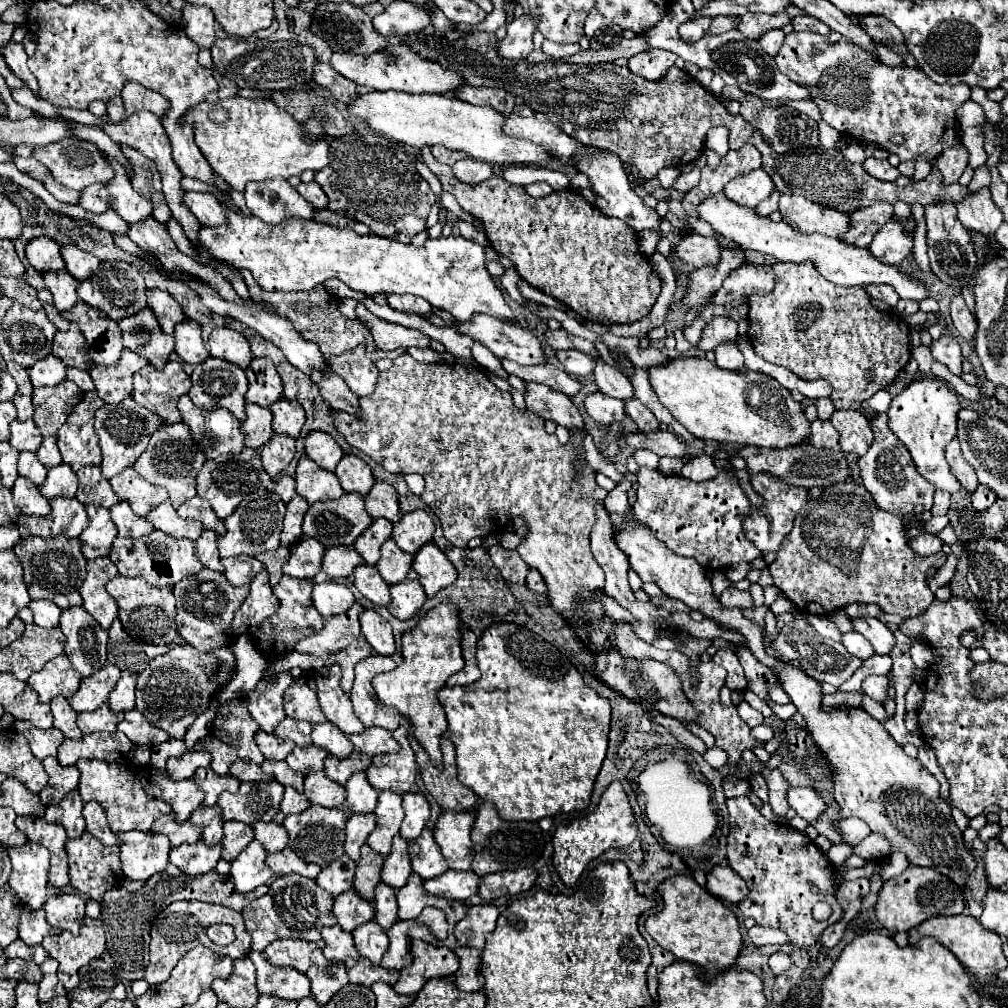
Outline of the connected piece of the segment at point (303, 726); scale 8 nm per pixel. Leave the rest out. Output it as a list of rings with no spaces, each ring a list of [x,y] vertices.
[[[286,717],[284,721],[280,721],[278,727],[276,727],[276,731],[274,731],[274,735],[282,737],[282,739],[294,741],[298,747],[312,745],[310,733],[312,733],[312,725],[310,723],[298,721],[298,719],[292,719],[292,717]]]

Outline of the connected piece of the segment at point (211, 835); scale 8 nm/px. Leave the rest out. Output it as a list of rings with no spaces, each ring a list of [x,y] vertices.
[[[198,807],[190,813],[190,823],[202,829],[202,841],[208,845],[218,845],[222,841],[222,813],[214,807]]]

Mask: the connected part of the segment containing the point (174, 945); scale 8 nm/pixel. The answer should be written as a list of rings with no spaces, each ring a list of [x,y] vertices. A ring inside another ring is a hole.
[[[176,901],[172,905],[168,905],[160,915],[158,919],[154,921],[152,925],[152,931],[150,931],[150,965],[146,967],[146,973],[144,973],[144,979],[150,983],[150,985],[158,985],[158,983],[164,983],[172,969],[176,967],[176,963],[190,951],[194,949],[196,945],[206,945],[210,947],[214,953],[218,955],[228,955],[230,959],[242,959],[250,953],[250,933],[246,931],[246,925],[244,925],[244,919],[238,911],[230,909],[230,907],[222,907],[222,905],[214,905],[214,903],[202,903],[202,901]],[[212,923],[230,923],[234,927],[234,933],[236,933],[236,941],[230,943],[228,947],[216,947],[208,935],[206,935],[206,929],[212,925]]]

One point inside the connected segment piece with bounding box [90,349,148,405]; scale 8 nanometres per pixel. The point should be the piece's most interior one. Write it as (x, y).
(113, 383)

